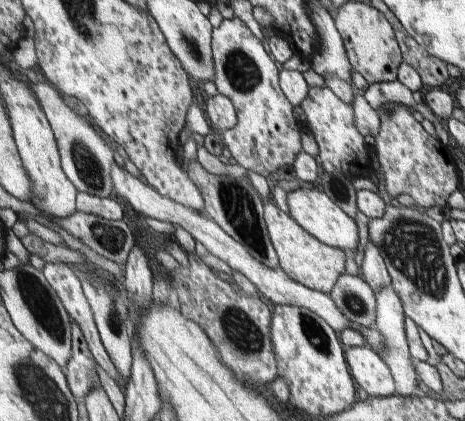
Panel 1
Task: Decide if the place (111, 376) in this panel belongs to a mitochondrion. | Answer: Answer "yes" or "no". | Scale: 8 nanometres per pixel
no

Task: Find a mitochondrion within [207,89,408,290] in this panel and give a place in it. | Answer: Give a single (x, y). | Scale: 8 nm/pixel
(237, 206)

